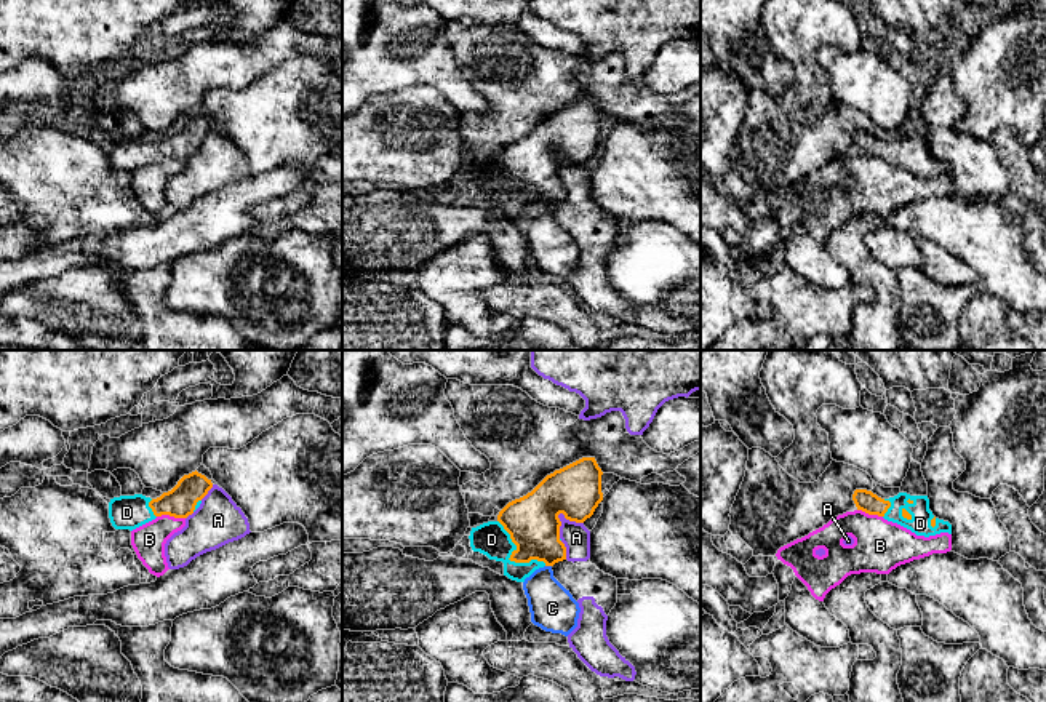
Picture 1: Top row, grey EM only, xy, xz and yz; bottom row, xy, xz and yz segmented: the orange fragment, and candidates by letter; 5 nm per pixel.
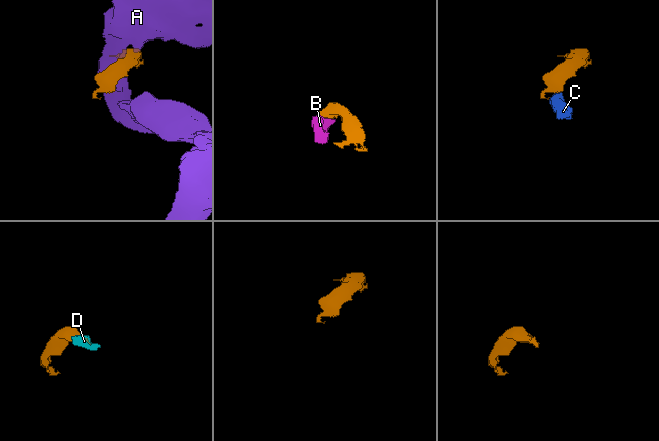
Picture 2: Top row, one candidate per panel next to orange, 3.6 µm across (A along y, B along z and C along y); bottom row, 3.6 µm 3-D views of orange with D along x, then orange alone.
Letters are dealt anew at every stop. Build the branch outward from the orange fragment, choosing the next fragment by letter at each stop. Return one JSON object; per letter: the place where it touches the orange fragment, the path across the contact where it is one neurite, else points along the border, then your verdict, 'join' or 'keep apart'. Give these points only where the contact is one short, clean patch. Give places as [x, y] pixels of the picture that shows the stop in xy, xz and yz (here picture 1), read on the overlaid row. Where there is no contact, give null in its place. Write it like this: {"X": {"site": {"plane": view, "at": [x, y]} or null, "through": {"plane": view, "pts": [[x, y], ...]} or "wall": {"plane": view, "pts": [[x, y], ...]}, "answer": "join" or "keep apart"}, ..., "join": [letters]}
{"A": {"site": {"plane": "xz", "at": [558, 514]}, "answer": "keep apart"}, "B": {"site": {"plane": "xy", "at": [171, 515]}, "wall": {"plane": "xy", "pts": [[157, 515], [184, 518]]}, "answer": "keep apart"}, "C": {"site": {"plane": "xz", "at": [549, 565]}, "wall": {"plane": "xz", "pts": [[546, 565], [550, 566]]}, "answer": "keep apart"}, "D": {"site": {"plane": "xz", "at": [509, 558]}, "answer": "join"}, "join": ["D"]}

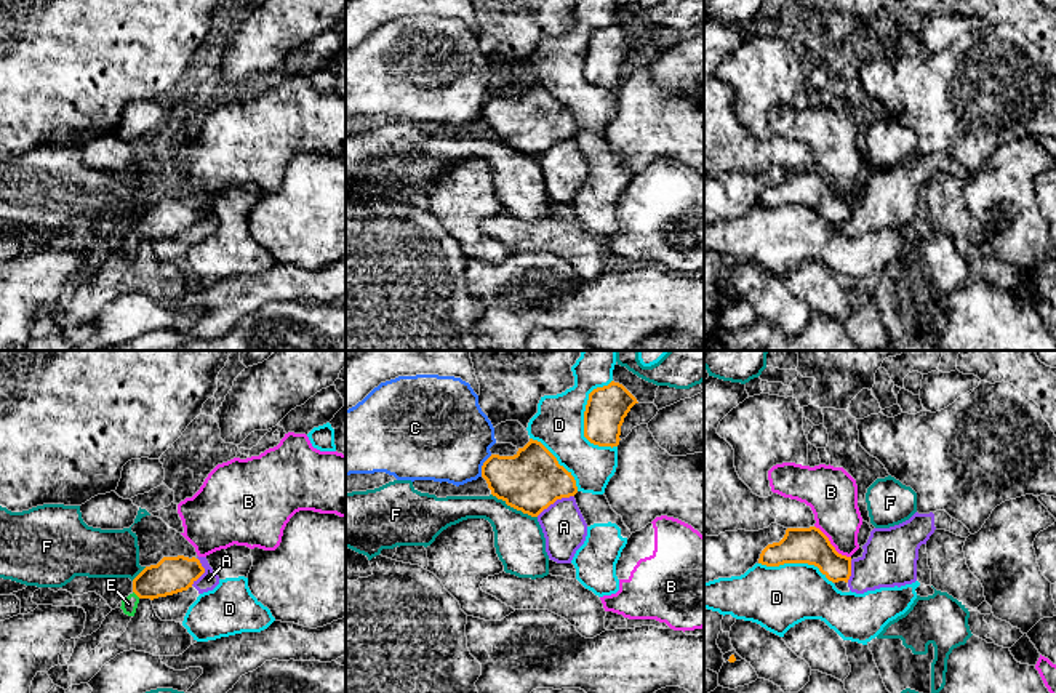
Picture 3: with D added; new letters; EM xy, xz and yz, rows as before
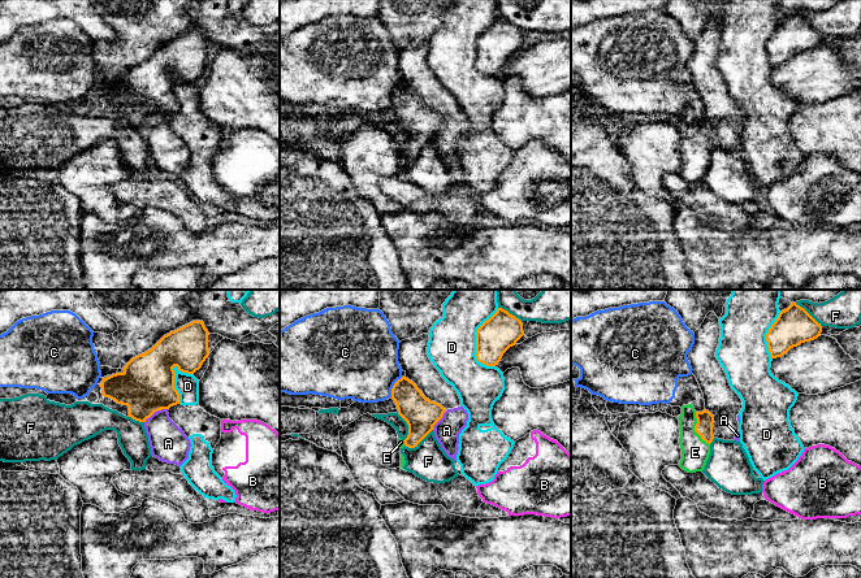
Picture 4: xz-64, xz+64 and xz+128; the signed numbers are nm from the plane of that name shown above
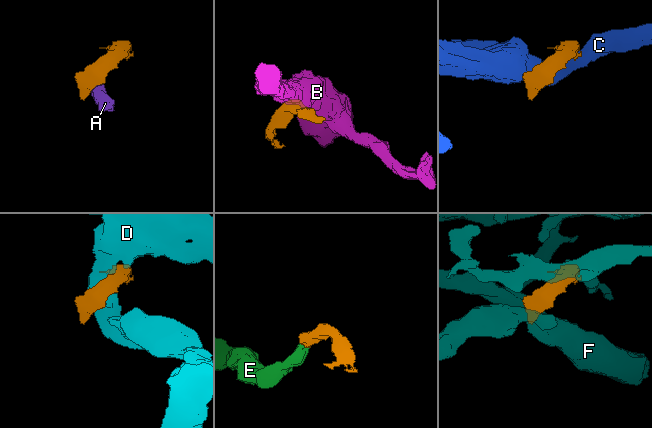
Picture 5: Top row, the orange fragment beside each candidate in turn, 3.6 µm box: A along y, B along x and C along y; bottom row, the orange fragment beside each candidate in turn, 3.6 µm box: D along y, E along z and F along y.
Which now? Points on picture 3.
{"A": {"site": {"plane": "xz", "at": [554, 501]}, "wall": {"plane": "xz", "pts": [[573, 495], [557, 498], [536, 516]]}, "answer": "keep apart"}, "B": {"site": {"plane": "yz", "at": [831, 544]}, "wall": {"plane": "yz", "pts": [[815, 525], [839, 552], [850, 557]]}, "answer": "keep apart"}, "C": {"site": {"plane": "xz", "at": [482, 466]}, "wall": {"plane": "xz", "pts": [[492, 455], [484, 463], [480, 476]]}, "answer": "keep apart"}, "D": {"site": {"plane": "xz", "at": [584, 418]}, "answer": "keep apart"}, "E": {"site": {"plane": "xy", "at": [136, 594]}, "through": {"plane": "xy", "pts": [[172, 575], [146, 584], [136, 594], [128, 604]]}, "answer": "join"}, "F": {"site": {"plane": "xz", "at": [514, 508]}, "wall": {"plane": "xz", "pts": [[492, 493], [536, 517]]}, "answer": "keep apart"}, "join": ["E"]}

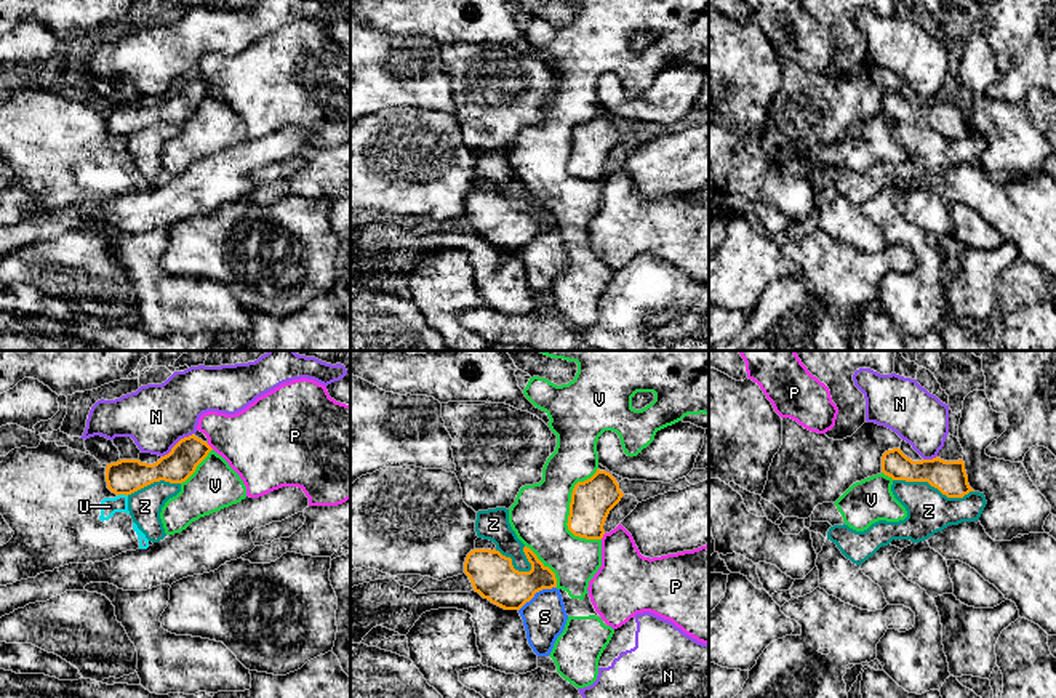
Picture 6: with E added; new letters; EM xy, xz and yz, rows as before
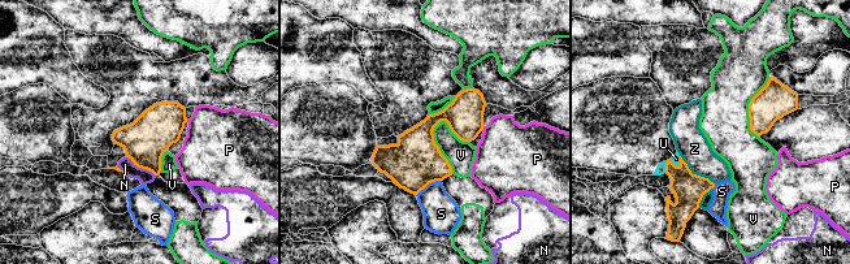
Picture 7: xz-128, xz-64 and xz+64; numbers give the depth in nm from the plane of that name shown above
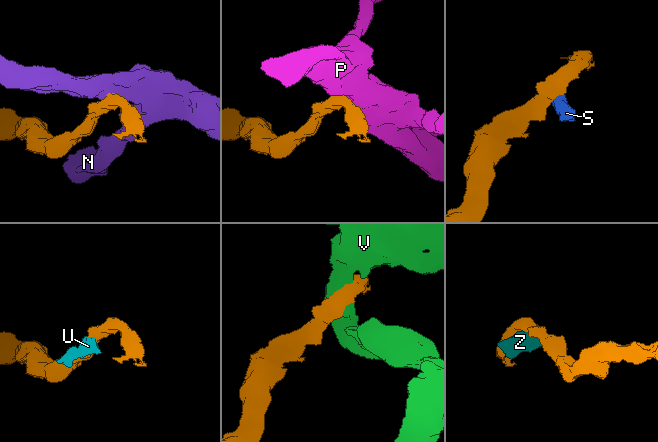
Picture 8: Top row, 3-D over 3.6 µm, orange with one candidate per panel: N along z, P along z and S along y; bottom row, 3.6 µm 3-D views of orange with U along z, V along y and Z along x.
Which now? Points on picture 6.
{"N": {"site": {"plane": "xy", "at": [176, 444]}, "wall": {"plane": "xy", "pts": [[192, 433], [184, 436], [162, 457]]}, "answer": "keep apart"}, "P": {"site": {"plane": "xy", "at": [208, 445]}, "answer": "keep apart"}, "S": {"site": {"plane": "xz", "at": [536, 591]}, "wall": {"plane": "xz", "pts": [[556, 586], [540, 589], [519, 610]]}, "answer": "keep apart"}, "U": {"site": {"plane": "xy", "at": [124, 493]}, "wall": {"plane": "xy", "pts": [[119, 493], [127, 497]]}, "answer": "keep apart"}, "V": {"site": {"plane": "xz", "at": [570, 505]}, "answer": "keep apart"}, "Z": {"site": {"plane": "yz", "at": [933, 485]}, "wall": {"plane": "yz", "pts": [[893, 479], [927, 481], [948, 497], [964, 497], [973, 492]]}, "answer": "keep apart"}, "join": []}

